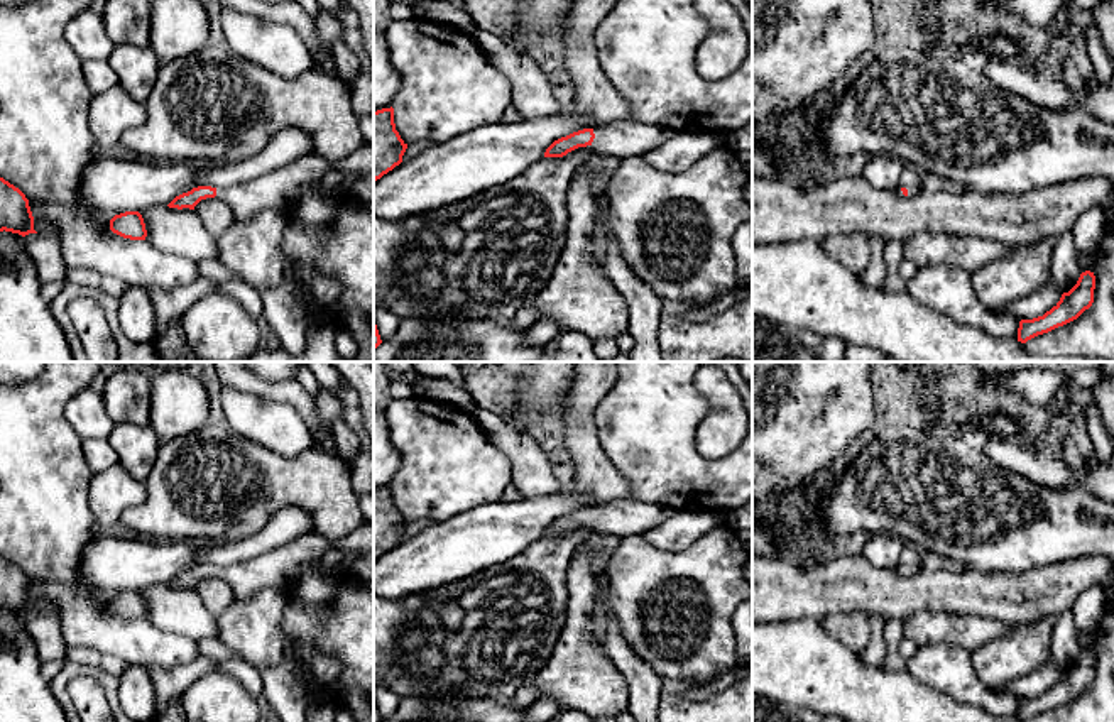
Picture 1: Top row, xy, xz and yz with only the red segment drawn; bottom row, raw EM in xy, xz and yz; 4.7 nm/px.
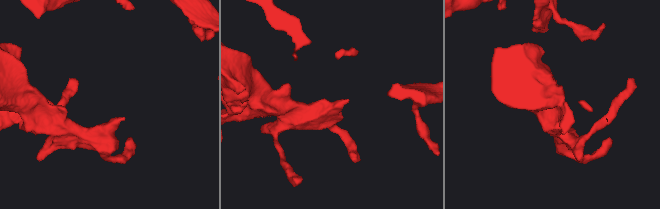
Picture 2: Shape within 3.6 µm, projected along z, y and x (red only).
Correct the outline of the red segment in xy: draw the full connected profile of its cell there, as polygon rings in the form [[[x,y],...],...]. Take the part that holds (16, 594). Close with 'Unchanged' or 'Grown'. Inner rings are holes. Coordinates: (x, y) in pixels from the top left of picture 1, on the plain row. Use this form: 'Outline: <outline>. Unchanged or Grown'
Outline: [[[0,556],[0,610],[3,609],[22,615],[37,612],[29,578],[19,566]]]. Unchanged

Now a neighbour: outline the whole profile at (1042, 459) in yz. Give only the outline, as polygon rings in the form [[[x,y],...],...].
[[[1058,418],[1041,435],[1026,443],[1001,438],[977,441],[979,448],[999,467],[1013,470],[1033,484],[1050,489],[1073,487],[1073,473],[1065,458],[1067,419]]]

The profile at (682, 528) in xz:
[[[676,511],[661,526],[644,533],[642,538],[661,550],[681,550],[722,524],[725,519],[715,512]]]

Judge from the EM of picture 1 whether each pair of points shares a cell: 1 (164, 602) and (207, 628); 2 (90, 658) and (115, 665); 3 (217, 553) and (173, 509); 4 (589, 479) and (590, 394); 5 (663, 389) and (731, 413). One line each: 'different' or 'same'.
1: same
2: same
3: different
4: same
5: different

